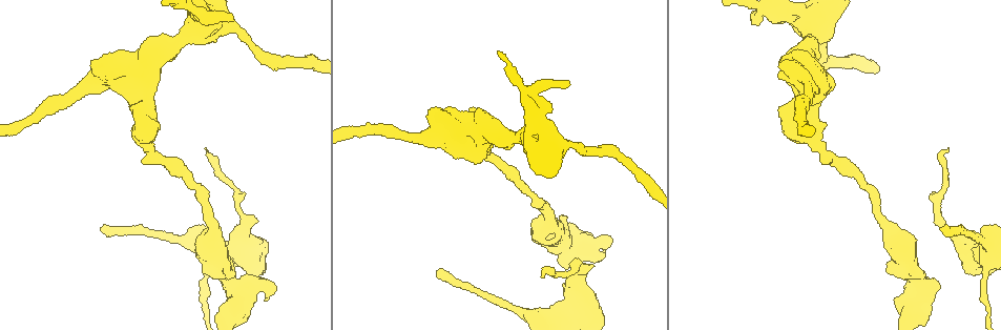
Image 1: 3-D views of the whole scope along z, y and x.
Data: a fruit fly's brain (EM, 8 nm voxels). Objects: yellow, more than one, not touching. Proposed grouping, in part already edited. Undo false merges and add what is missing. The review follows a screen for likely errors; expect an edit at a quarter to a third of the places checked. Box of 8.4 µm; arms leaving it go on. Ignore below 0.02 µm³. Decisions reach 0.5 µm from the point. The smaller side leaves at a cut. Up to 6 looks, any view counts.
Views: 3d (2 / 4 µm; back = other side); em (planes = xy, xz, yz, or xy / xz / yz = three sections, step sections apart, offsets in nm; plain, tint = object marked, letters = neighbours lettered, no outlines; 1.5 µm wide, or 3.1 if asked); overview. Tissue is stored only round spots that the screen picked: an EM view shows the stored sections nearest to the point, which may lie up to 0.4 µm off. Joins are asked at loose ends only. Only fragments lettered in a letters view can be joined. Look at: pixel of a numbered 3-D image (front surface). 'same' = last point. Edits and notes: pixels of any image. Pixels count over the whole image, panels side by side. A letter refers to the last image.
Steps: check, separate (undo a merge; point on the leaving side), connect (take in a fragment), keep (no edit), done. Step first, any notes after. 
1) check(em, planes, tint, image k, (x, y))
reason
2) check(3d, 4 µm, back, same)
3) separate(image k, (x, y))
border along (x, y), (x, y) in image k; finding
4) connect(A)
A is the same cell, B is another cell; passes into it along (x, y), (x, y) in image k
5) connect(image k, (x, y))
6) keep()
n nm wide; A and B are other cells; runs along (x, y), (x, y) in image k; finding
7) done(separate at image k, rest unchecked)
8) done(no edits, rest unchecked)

check(em, planes, letters, image 1, (779, 114))
stops while still wide

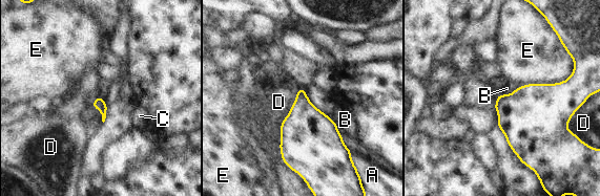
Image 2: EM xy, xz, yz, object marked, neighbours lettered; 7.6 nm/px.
keep()
A, B, C, D and E are other cells; border along (298, 89), (281, 124), (281, 157) in image 2; no lettered fragment goes on from it

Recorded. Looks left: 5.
check(em, xy, step 4, tint, image 1, (601, 258))
branch stops here

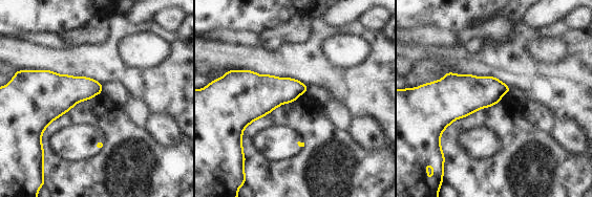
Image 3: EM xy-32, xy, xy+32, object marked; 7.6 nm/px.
check(em, planes, letters, same)

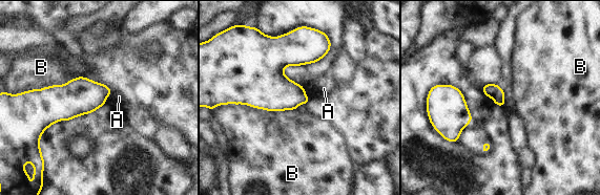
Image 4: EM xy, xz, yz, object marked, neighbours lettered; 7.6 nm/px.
keep()
A and B are other cells; no lettered fragment goes on from it

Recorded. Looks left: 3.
check(3d, 4 µm, image 1, (985, 264))
sudden change in width

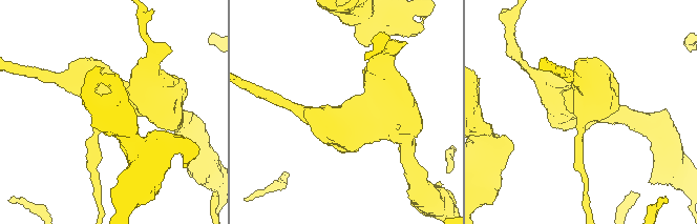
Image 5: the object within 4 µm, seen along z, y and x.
check(em, xz, step 4, tint, image 5, (583, 119))
now the EM

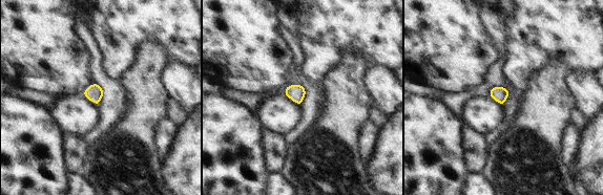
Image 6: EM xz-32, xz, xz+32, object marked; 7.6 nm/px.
check(em, planes, letters, same)

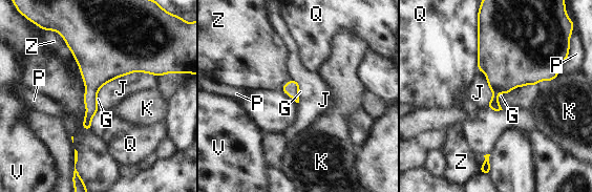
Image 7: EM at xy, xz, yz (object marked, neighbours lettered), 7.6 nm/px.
keep()
G, J, K, P, Q, V and Z are other cells; border along (499, 91), (499, 104), (503, 109) in image 7; one neuron here

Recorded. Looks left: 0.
done(no edits, rest unchecked)

